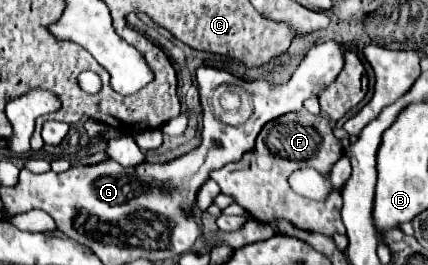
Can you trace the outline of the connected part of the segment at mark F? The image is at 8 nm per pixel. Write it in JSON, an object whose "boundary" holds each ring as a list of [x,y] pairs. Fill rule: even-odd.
{"boundary":[[[307,110],[291,112],[287,116],[277,118],[275,122],[267,122],[257,136],[255,148],[251,152],[245,152],[243,160],[213,170],[209,178],[213,178],[219,184],[221,192],[231,196],[257,222],[271,224],[275,220],[287,220],[295,228],[319,232],[325,236],[345,234],[341,222],[343,200],[339,192],[333,192],[325,202],[315,202],[297,196],[295,192],[291,192],[291,188],[287,188],[287,178],[295,168],[313,166],[325,174],[331,170],[339,156],[341,142],[335,138],[329,120],[325,120],[323,116],[313,116]]]}

